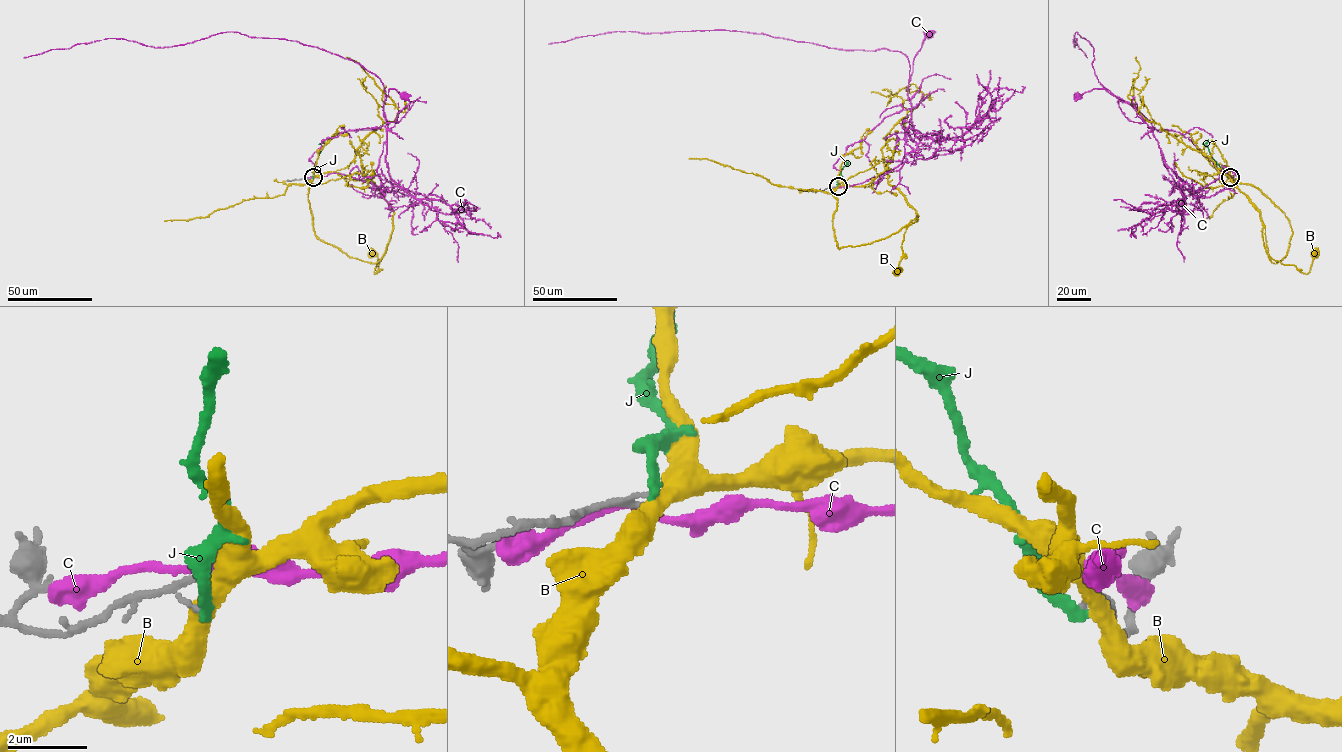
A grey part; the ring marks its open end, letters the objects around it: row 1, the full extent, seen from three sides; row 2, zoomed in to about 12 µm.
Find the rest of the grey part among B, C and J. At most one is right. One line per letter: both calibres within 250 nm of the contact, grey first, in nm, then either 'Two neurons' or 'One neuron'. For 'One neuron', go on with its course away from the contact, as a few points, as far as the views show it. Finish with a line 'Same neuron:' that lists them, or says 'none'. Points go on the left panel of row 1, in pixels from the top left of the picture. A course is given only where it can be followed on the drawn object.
B: Thickness 110 nm (grey) against 480 nm. Two neurons
C: Thickness 140 nm (grey) against 180 nm. Two neurons
J: Thickness 70 nm (grey) against 280 nm. Two neurons
Same neuron: none

